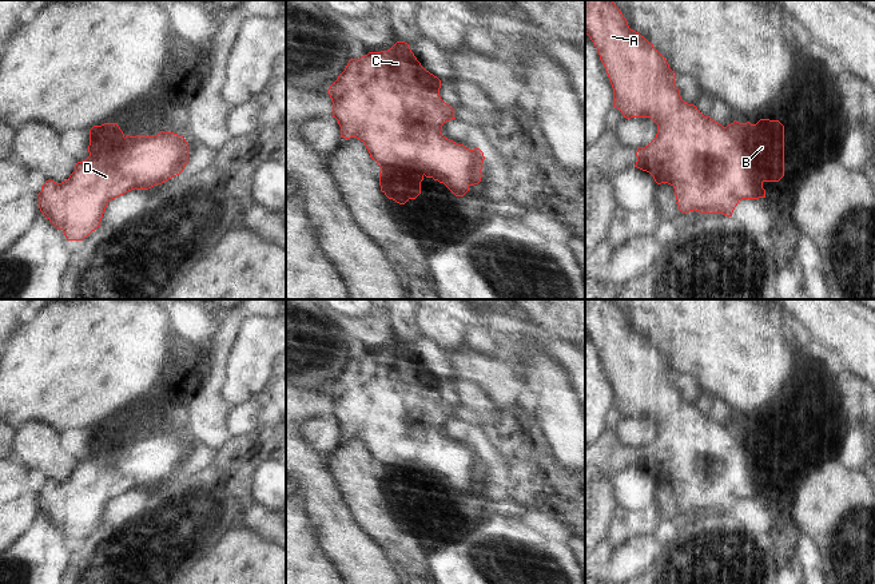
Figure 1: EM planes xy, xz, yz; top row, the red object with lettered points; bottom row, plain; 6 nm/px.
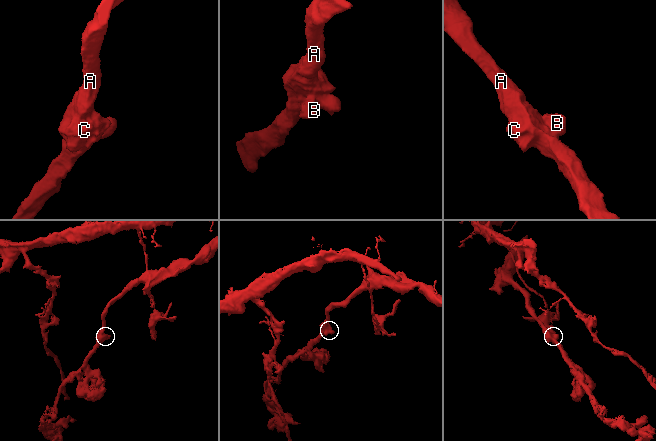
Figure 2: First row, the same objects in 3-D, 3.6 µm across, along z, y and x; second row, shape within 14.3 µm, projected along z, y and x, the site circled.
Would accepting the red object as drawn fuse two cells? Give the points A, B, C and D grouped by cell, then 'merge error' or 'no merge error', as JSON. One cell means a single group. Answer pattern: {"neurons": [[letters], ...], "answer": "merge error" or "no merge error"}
{"neurons": [["A", "B", "C", "D"]], "answer": "no merge error"}

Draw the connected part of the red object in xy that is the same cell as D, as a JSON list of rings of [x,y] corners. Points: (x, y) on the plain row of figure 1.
[[[104,422],[90,429],[90,456],[77,461],[75,470],[61,482],[47,480],[39,492],[39,508],[60,528],[67,540],[83,540],[100,527],[110,500],[131,489],[148,489],[179,474],[188,462],[188,444],[182,434],[160,430],[146,436],[124,434],[118,422]]]

